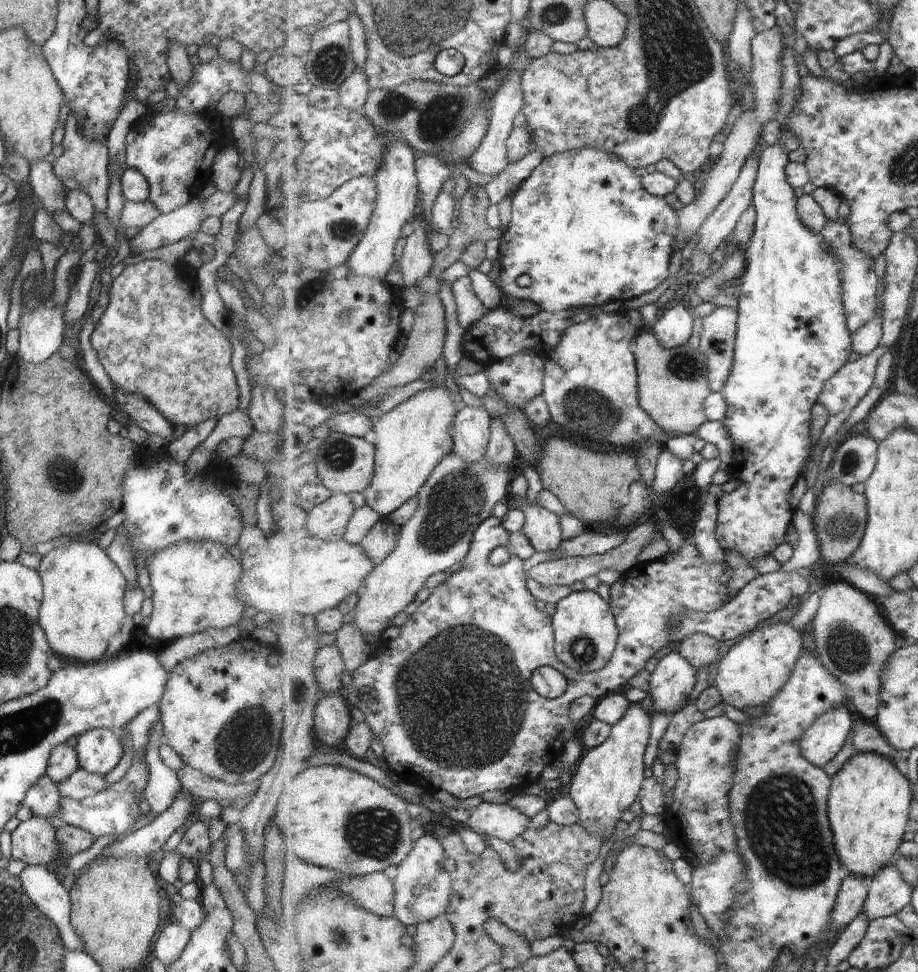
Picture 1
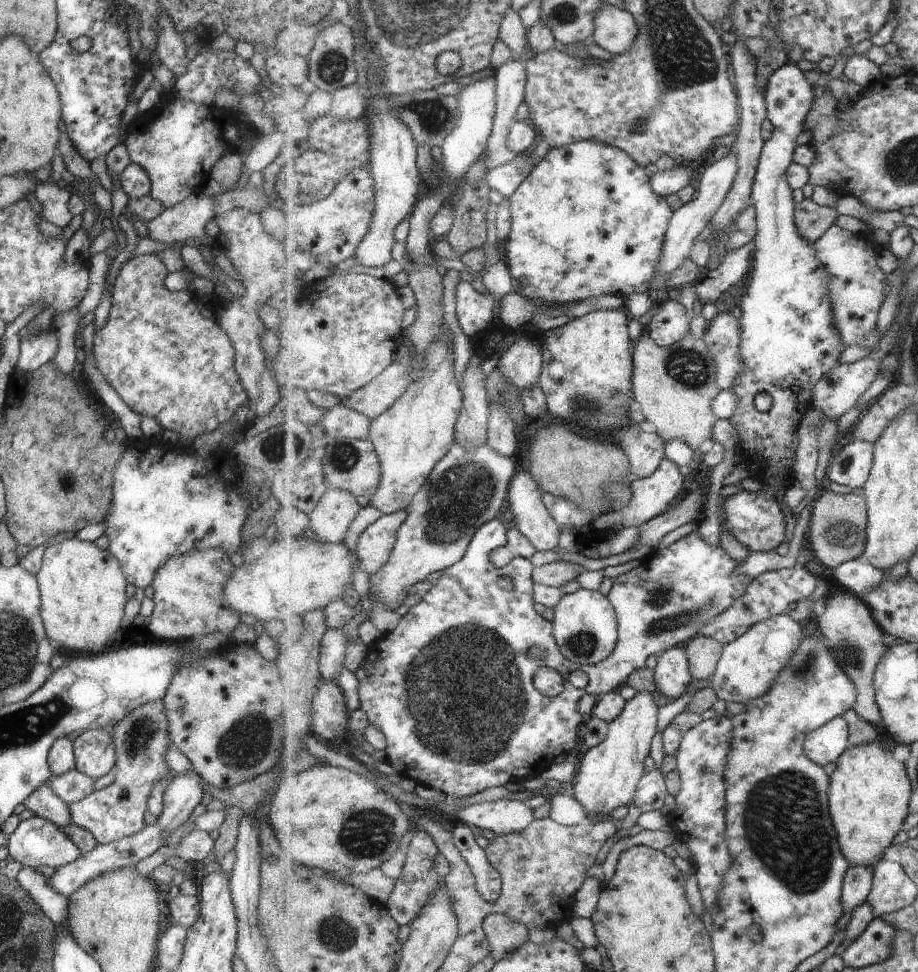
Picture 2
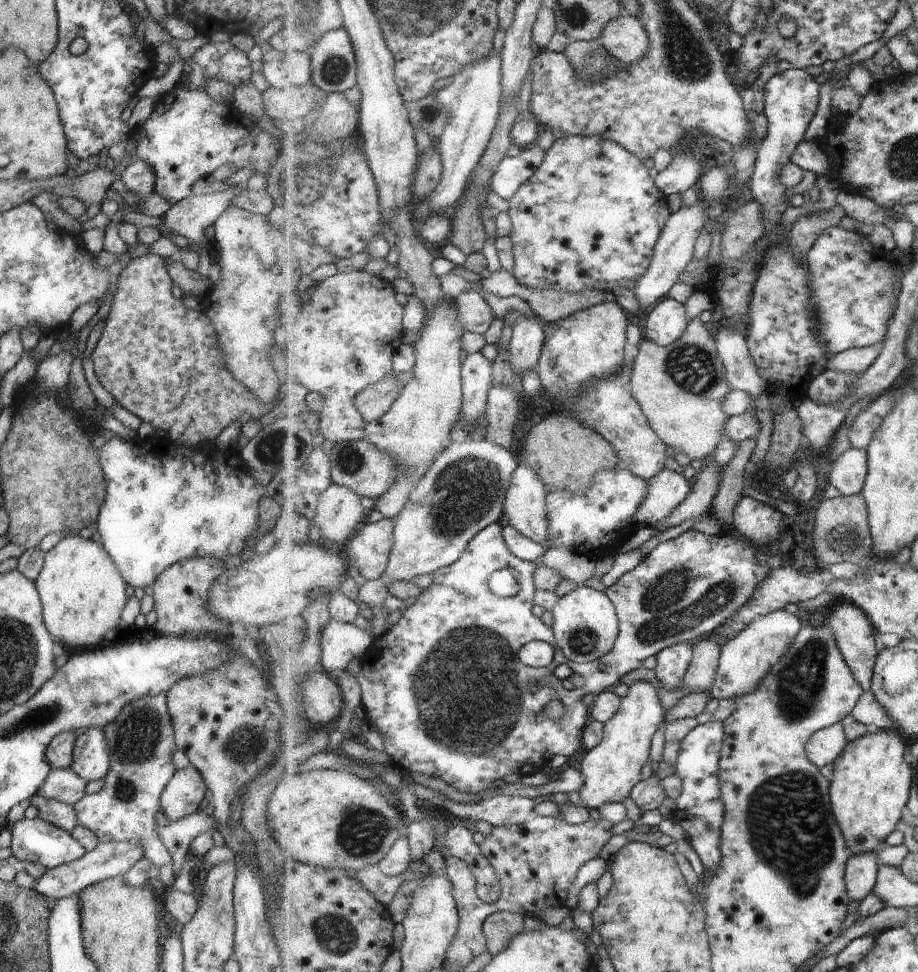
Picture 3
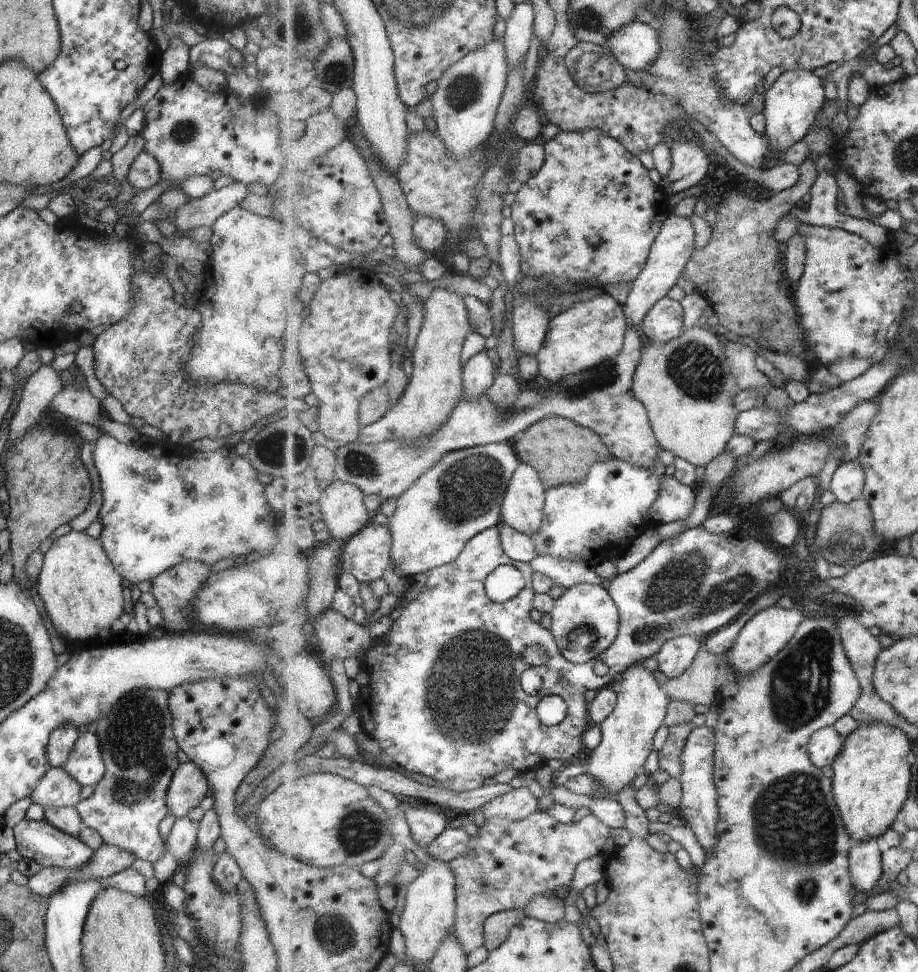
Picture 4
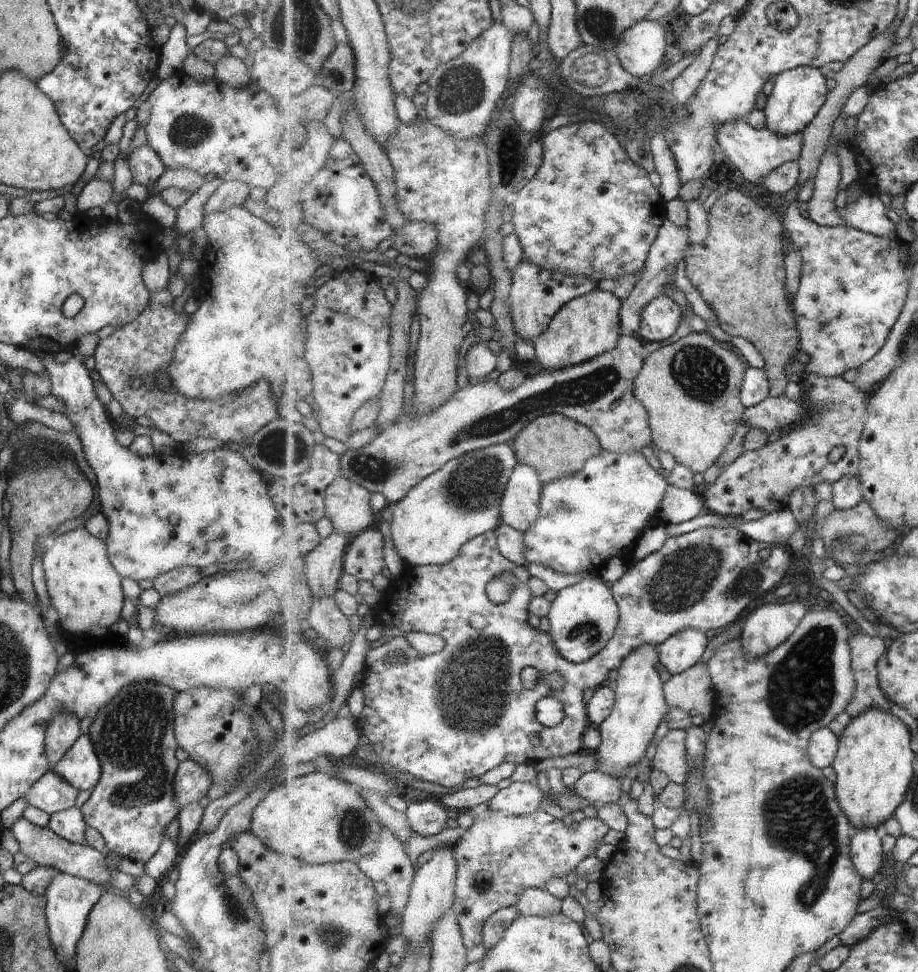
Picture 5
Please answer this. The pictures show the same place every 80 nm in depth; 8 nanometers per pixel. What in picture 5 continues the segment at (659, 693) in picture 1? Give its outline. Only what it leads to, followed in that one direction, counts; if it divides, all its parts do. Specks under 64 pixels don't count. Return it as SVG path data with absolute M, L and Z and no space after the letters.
M687 629L658 646L659 661L671 675L678 675L703 661L711 634Z

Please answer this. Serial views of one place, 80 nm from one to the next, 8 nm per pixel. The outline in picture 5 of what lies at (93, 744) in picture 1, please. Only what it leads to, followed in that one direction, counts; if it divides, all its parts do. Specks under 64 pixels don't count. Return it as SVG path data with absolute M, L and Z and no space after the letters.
M79 735L51 769L71 783L78 792L91 790L99 780L101 767L89 735Z

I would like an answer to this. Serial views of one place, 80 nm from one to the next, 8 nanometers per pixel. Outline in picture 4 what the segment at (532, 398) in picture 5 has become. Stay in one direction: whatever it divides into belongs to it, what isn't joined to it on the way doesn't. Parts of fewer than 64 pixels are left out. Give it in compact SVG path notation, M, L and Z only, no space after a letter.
M628 325L624 349L619 356L590 371L568 376L557 385L551 383L545 389L533 387L525 390L519 395L514 406L506 409L495 405L488 394L477 399L464 396L443 428L427 438L431 441L421 445L405 445L398 441L385 441L376 445L345 443L335 450L336 478L357 486L365 494L377 494L382 500L400 498L447 453L489 443L507 442L515 434L527 430L533 423L555 415L574 420L577 424L599 433L607 448L619 460L650 469L652 473L663 477L665 465L659 461L659 454L664 448L654 433L646 406L634 395L634 374L642 359L645 342L646 339L640 330Z

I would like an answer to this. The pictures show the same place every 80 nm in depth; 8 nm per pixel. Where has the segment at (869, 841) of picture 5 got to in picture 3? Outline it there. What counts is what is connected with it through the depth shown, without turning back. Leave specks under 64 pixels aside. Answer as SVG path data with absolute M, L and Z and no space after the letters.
M876 852L853 854L850 858L846 868L846 887L851 902L859 904L873 892L880 863Z

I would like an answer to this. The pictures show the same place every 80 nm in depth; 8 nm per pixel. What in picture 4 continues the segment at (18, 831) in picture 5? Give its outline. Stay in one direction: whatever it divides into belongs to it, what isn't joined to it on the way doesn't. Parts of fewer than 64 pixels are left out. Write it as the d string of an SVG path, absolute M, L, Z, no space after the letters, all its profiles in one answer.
M44 818L38 821L23 819L12 827L15 850L21 858L34 860L39 866L72 869L90 861L93 851L77 837L52 827Z

